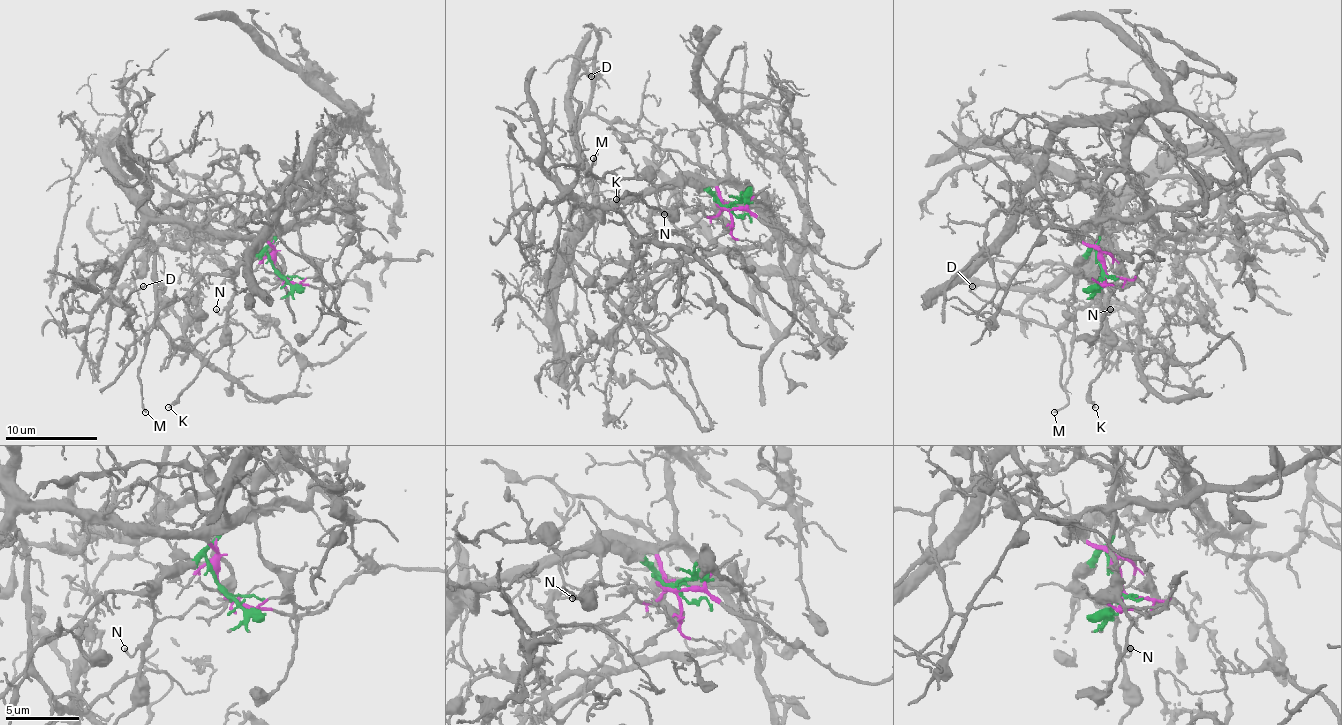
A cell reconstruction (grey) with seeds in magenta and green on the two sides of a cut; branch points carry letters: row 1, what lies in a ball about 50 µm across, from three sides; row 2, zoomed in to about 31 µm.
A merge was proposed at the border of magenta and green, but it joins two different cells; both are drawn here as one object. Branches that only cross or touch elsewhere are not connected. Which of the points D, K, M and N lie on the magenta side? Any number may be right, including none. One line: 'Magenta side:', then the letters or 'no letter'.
Magenta side: D

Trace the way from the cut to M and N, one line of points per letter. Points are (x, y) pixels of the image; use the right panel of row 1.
M: (1102, 269), (1092, 249), (1079, 267), (1081, 274), (1074, 283), (1067, 403), (1053, 412)
N: (1102, 269), (1092, 249), (1079, 267), (1099, 288), (1099, 299), (1106, 313), (1111, 308)

